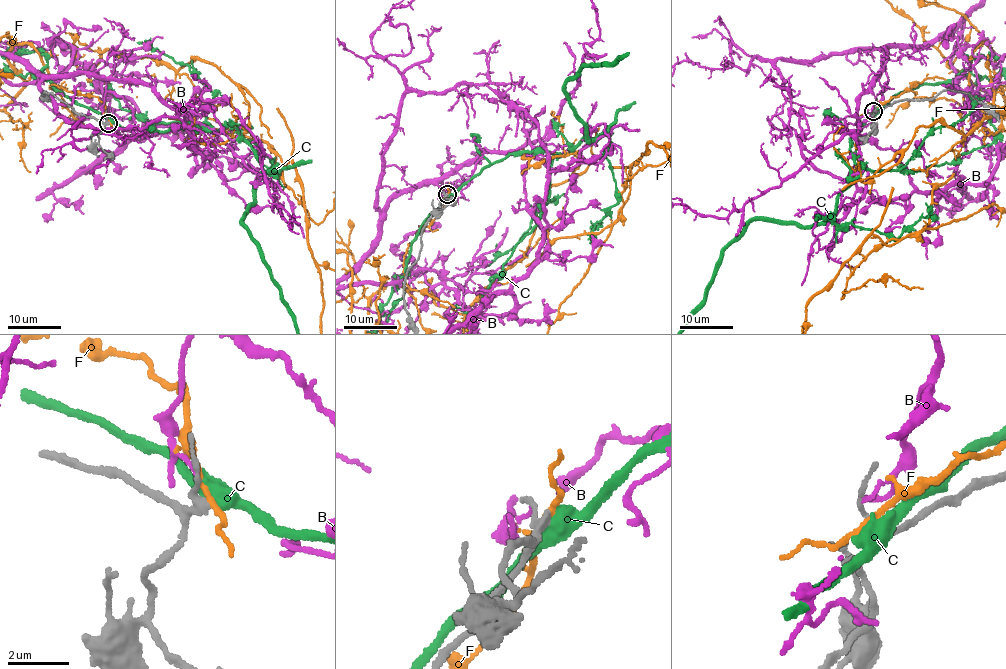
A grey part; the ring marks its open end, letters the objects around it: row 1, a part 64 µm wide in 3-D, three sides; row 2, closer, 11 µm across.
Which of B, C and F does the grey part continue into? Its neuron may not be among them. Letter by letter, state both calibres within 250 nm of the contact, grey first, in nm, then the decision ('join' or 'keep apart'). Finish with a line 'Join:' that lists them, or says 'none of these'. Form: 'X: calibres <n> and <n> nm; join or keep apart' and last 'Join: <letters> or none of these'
B: calibres 140 and 110 nm; keep apart
C: calibres 200 and 550 nm; keep apart
F: calibres 200 and 170 nm; keep apart
Join: none of these

